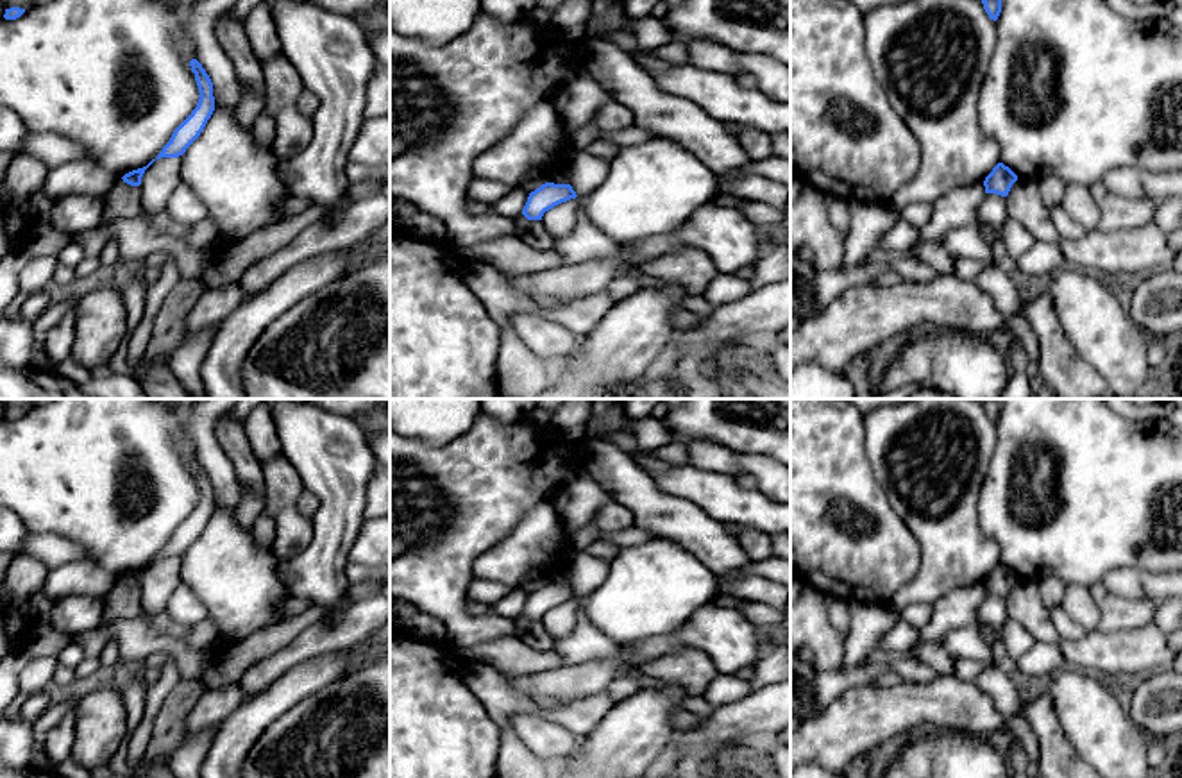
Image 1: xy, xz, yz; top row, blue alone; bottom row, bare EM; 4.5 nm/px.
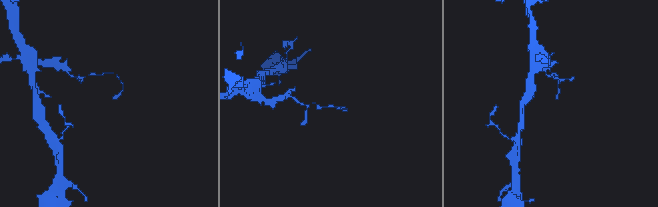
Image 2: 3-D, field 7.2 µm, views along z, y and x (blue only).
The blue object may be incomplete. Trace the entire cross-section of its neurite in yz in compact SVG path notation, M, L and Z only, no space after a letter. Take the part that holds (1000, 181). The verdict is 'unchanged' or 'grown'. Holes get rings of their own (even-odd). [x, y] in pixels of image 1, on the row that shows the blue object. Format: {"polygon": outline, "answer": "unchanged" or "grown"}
{"polygon": "M998 163L984 181L985 193L1007 197L1016 181L1017 175L1003 163Z", "answer": "unchanged"}

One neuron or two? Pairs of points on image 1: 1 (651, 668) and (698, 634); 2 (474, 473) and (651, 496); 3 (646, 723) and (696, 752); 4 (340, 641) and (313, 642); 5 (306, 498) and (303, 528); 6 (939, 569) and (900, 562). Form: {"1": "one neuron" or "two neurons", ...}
{"1": "two neurons", "2": "two neurons", "3": "two neurons", "4": "one neuron", "5": "two neurons", "6": "two neurons"}

